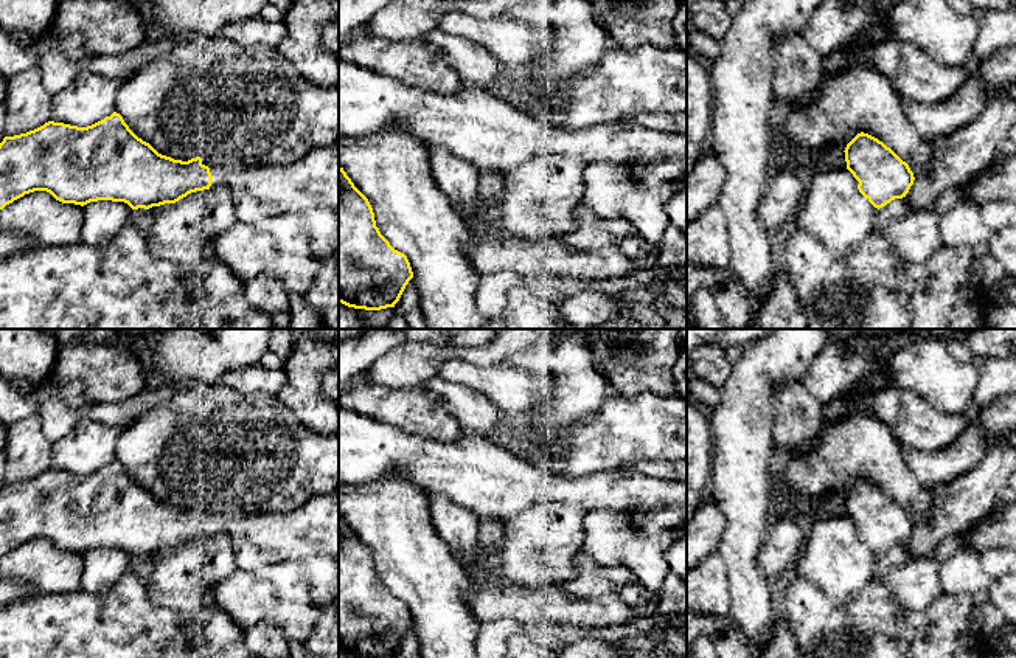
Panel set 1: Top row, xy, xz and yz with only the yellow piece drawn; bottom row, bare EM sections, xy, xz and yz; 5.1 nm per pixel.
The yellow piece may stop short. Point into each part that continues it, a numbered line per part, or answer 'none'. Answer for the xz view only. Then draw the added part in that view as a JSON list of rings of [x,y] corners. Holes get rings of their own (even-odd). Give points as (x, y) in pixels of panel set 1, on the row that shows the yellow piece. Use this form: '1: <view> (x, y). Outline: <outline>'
none

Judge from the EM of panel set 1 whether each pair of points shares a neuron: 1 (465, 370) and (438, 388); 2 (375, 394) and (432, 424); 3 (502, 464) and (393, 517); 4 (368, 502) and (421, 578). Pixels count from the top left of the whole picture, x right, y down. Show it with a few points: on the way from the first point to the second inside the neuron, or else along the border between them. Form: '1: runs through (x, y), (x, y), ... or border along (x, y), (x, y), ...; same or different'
1: border along (437, 376), (468, 387), (482, 396); different
2: runs through (389, 405), (418, 412); same
3: border along (396, 475), (409, 480), (427, 495); different
4: runs through (381, 520), (404, 543), (410, 559); same

